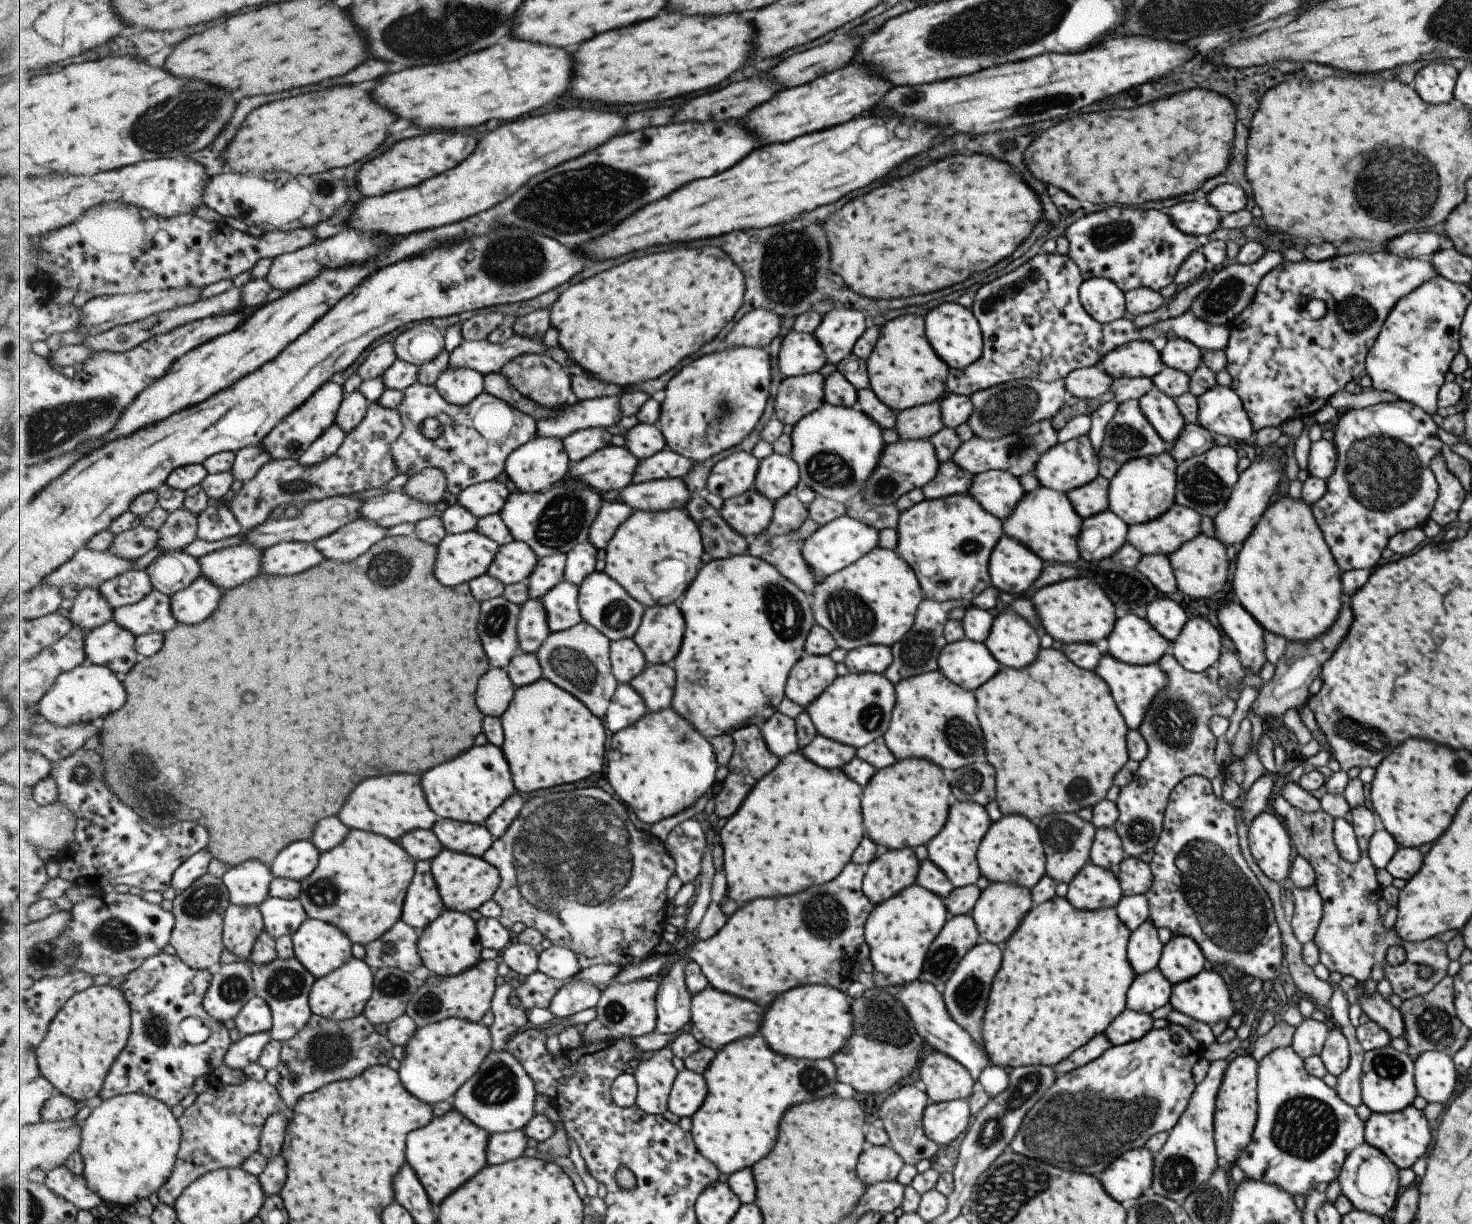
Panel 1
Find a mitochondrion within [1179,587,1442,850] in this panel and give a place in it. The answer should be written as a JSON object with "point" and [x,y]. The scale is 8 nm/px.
{"point":[1368,736]}

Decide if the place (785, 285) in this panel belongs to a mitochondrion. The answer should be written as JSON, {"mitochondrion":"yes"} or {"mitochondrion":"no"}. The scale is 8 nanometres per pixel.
{"mitochondrion":"yes"}

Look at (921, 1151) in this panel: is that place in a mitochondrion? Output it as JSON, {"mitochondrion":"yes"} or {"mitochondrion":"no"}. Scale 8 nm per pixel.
{"mitochondrion":"no"}

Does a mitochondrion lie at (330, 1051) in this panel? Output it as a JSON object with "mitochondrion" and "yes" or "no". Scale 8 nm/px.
{"mitochondrion":"yes"}

